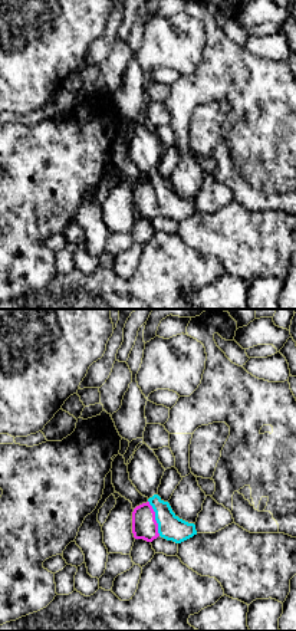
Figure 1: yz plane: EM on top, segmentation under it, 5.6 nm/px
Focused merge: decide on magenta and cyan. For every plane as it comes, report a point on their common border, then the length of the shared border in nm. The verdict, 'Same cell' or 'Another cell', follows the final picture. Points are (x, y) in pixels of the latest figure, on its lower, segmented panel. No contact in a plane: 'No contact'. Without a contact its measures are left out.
Touches magenta at (154, 518). Shared border 220 nm

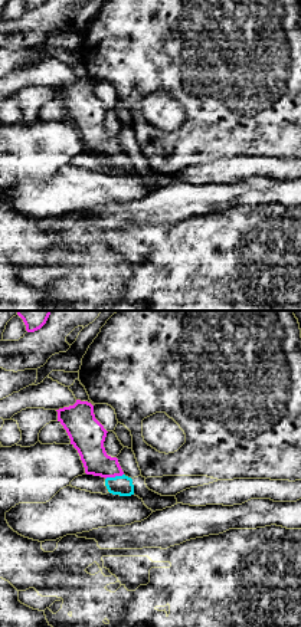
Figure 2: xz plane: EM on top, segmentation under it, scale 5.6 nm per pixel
Touches magenta at (114, 476). Shared border 110 nm

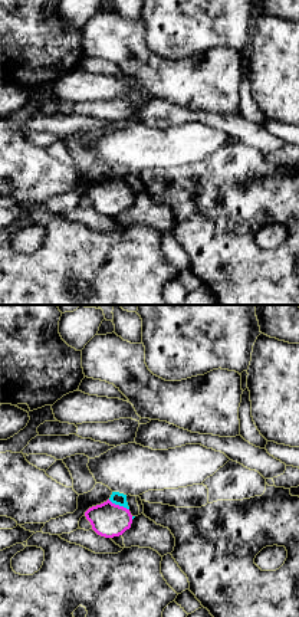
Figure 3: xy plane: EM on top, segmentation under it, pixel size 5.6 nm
Touches magenta at (118, 505). Shared border 130 nm

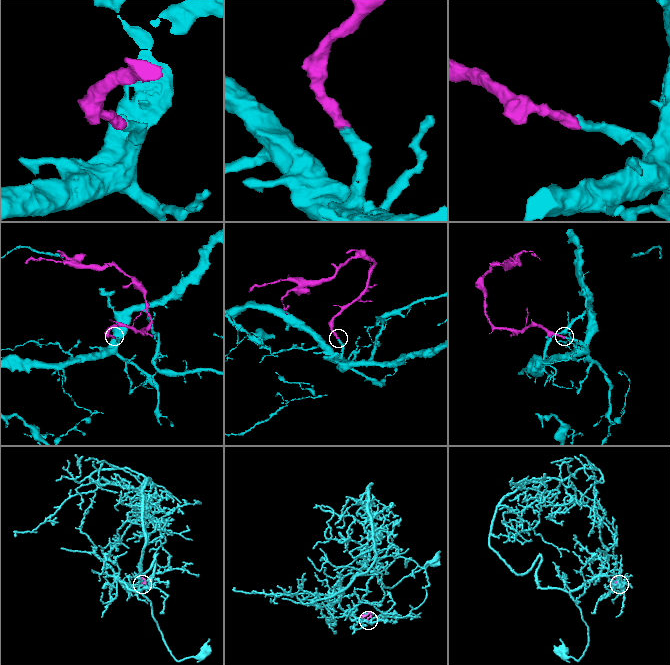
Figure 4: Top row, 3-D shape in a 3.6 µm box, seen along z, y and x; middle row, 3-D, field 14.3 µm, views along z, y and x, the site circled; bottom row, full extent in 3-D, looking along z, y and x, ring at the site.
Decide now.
Same cell

